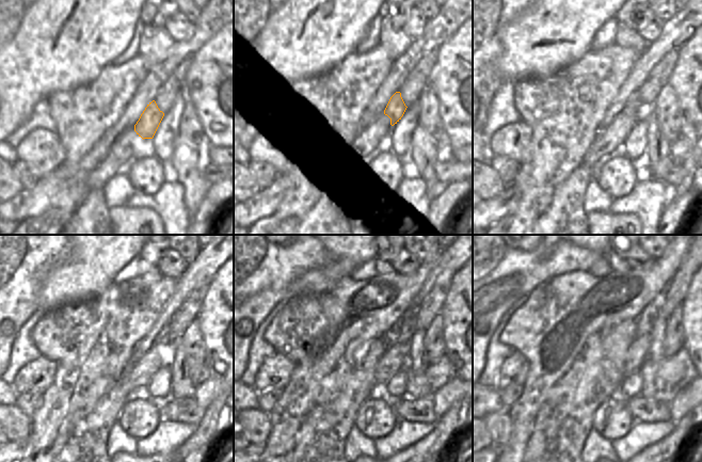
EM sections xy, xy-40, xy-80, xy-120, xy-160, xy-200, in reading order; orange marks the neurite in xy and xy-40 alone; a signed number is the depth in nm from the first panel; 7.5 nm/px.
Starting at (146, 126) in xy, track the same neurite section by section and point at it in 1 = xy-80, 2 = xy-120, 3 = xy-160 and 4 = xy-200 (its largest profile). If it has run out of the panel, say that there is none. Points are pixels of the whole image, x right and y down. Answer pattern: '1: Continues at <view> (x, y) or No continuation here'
1: Continues at xy-80 (635, 105)
2: Continues at xy-120 (162, 340)
3: Continues at xy-160 (407, 324)
4: Continues at xy-200 (644, 322)

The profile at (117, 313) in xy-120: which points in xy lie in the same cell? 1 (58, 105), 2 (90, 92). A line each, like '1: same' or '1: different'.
1: same
2: same

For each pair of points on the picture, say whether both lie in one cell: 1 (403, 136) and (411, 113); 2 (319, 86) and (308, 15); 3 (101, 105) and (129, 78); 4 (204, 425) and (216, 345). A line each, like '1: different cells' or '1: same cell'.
1: same cell
2: different cells
3: same cell
4: same cell

